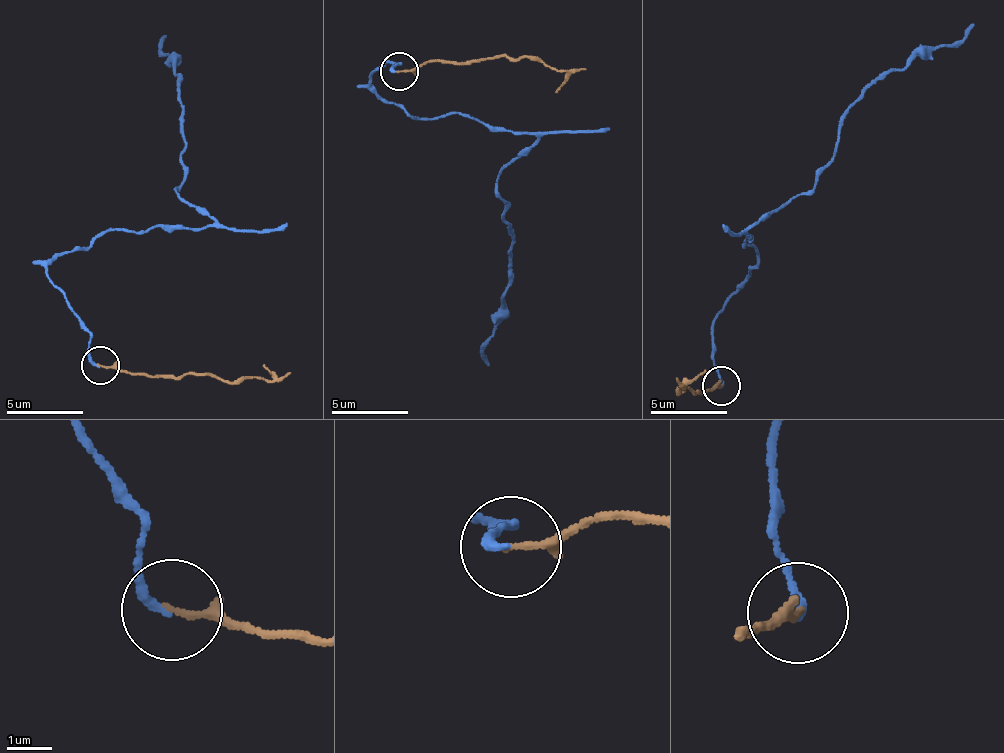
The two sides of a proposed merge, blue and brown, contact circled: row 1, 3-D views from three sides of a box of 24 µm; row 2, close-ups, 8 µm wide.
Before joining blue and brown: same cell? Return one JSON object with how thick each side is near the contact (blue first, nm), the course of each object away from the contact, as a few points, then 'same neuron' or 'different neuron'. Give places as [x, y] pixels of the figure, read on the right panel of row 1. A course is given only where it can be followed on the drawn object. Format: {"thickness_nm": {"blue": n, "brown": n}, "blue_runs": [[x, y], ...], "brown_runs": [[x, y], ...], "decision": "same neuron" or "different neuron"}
{"thickness_nm": {"blue": 200, "brown": 160}, "blue_runs": [[720, 385], [711, 330], [758, 259], [743, 246], [750, 228], [814, 185], [849, 105], [962, 38], [972, 22]], "brown_runs": [[720, 385], [704, 393], [681, 385], [676, 393], [705, 368]], "decision": "different neuron"}

